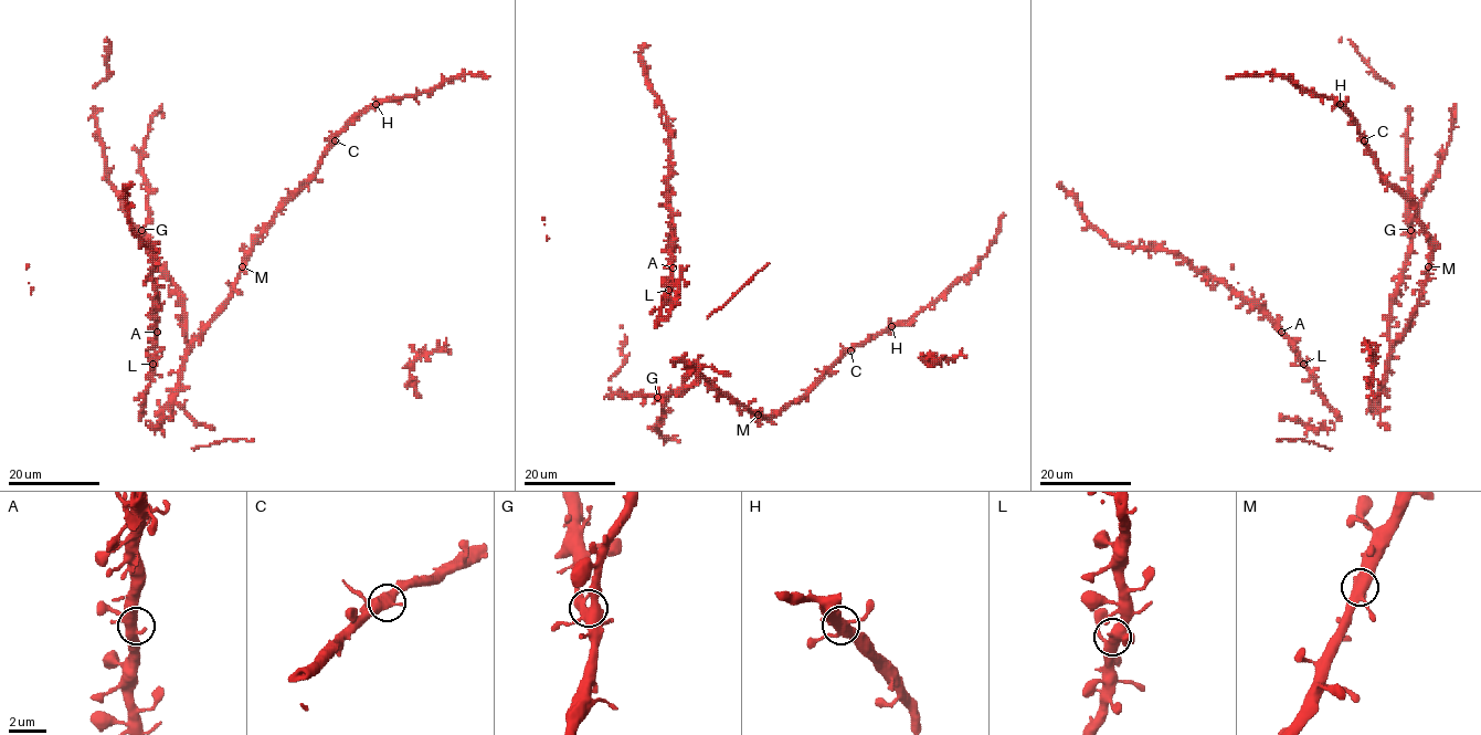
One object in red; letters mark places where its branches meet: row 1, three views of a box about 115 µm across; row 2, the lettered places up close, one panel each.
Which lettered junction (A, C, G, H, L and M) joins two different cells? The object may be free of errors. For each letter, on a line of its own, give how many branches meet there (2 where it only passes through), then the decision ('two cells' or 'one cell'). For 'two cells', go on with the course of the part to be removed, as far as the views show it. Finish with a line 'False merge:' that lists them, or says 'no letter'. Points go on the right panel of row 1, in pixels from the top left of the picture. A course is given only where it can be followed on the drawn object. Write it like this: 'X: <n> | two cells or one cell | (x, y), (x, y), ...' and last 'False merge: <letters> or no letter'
A: 4 | one cell
C: 4 | one cell
G: 4 | one cell
H: 4 | one cell
L: 4 | one cell
M: 4 | one cell
False merge: no letter

